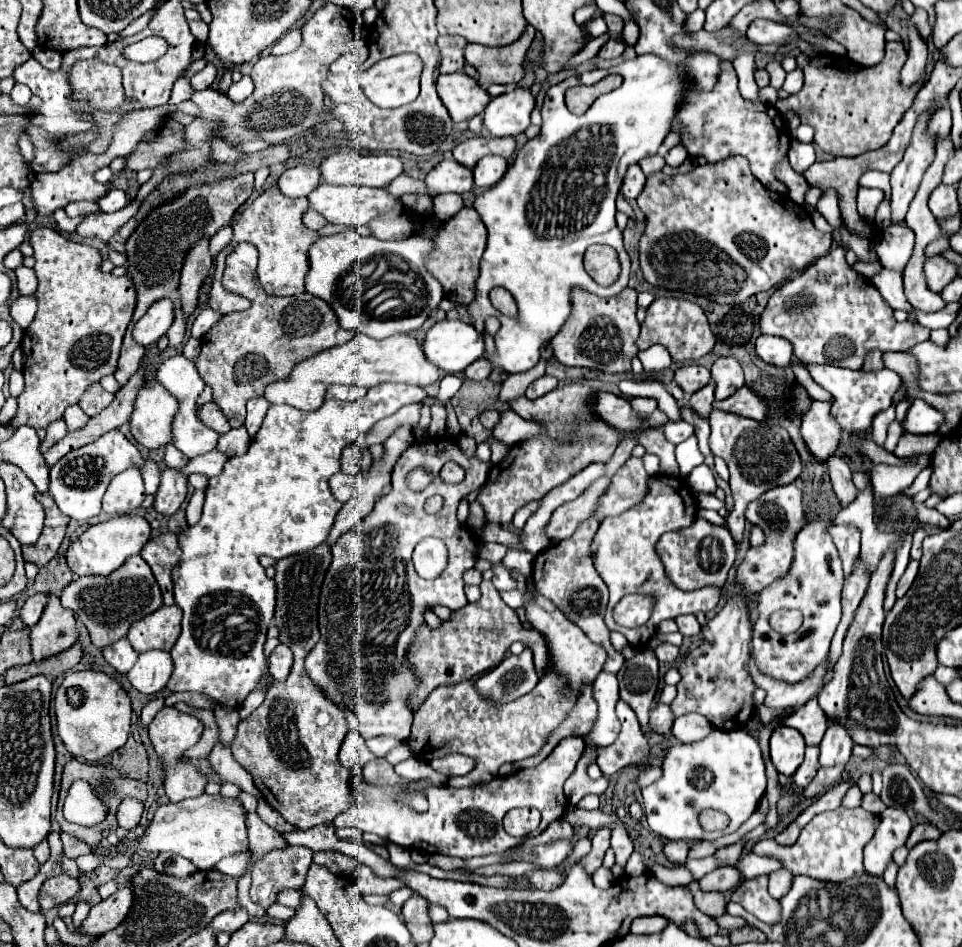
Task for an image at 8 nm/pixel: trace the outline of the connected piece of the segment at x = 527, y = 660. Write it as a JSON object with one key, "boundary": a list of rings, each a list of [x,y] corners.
{"boundary":[[[526,648],[518,656],[506,656],[494,670],[476,680],[476,690],[492,704],[512,702],[522,698],[538,684],[538,674],[532,662],[532,650]]]}

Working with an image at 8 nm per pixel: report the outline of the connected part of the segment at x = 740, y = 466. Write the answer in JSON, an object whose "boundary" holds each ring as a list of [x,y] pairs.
{"boundary":[[[712,410],[708,420],[710,420],[710,428],[712,428],[712,434],[710,434],[712,454],[724,458],[724,462],[728,464],[728,470],[730,470],[730,488],[732,488],[732,496],[734,496],[734,510],[726,518],[726,526],[728,526],[730,534],[734,534],[736,546],[740,546],[742,538],[744,538],[744,524],[746,524],[744,510],[746,510],[748,502],[762,496],[770,488],[794,482],[802,472],[802,464],[800,464],[798,452],[788,436],[788,432],[774,422],[758,422],[758,420],[738,416],[738,414],[726,414],[722,410]]]}

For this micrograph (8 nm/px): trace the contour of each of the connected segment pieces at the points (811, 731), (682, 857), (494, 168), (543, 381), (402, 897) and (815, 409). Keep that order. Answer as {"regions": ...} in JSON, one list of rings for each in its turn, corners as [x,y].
{"regions":[[[[812,698],[804,706],[794,708],[792,714],[784,720],[784,726],[796,728],[804,736],[806,744],[818,744],[826,732],[826,714],[818,706],[818,700]]],[[[668,842],[664,848],[662,848],[662,852],[666,854],[666,858],[672,862],[672,864],[678,864],[678,866],[682,866],[682,864],[686,864],[686,854],[688,854],[688,844],[686,842]]],[[[484,156],[474,168],[474,184],[478,190],[494,186],[506,172],[506,160],[500,156]]],[[[542,376],[542,378],[538,378],[536,382],[532,382],[532,384],[528,386],[526,396],[528,396],[530,400],[534,400],[534,398],[540,398],[540,396],[544,396],[546,392],[554,390],[556,386],[558,386],[558,380],[556,380],[554,376]]],[[[401,888],[395,890],[390,894],[390,902],[396,906],[396,908],[400,908],[403,904],[412,896],[412,890],[409,888]]],[[[818,400],[812,402],[810,410],[802,416],[800,434],[806,442],[806,448],[818,462],[824,462],[828,456],[836,452],[842,430],[838,430],[838,422],[830,418],[828,402],[818,402]]]]}

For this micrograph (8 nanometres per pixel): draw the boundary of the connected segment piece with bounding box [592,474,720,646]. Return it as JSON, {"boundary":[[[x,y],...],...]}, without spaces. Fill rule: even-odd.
{"boundary":[[[652,476],[648,478],[648,492],[642,498],[642,502],[634,504],[630,510],[622,512],[620,516],[606,518],[594,540],[592,540],[592,560],[594,568],[600,574],[600,578],[606,582],[610,590],[610,602],[606,610],[606,626],[610,630],[622,632],[632,646],[642,646],[652,638],[654,629],[662,620],[675,619],[680,614],[696,614],[696,612],[710,612],[716,608],[720,600],[720,588],[718,586],[704,586],[702,590],[678,590],[670,578],[666,578],[664,566],[654,550],[654,544],[658,538],[666,532],[676,532],[686,526],[690,526],[696,518],[696,498],[690,492],[688,484],[682,478],[672,478],[672,476]],[[628,594],[646,594],[654,596],[655,605],[650,620],[647,622],[648,628],[653,628],[646,632],[644,628],[622,628],[612,620],[612,608],[618,604],[620,598]]]}

